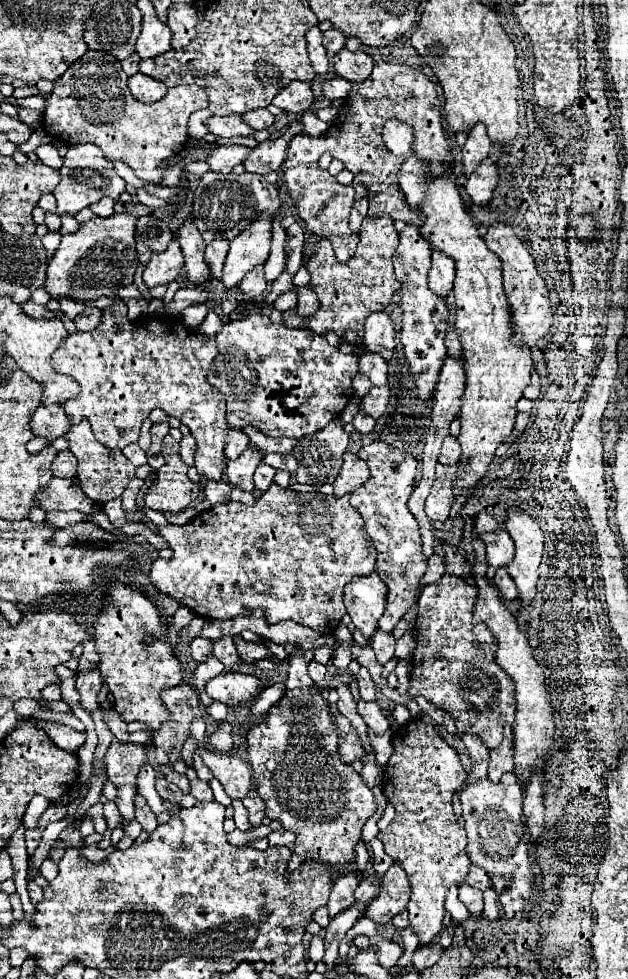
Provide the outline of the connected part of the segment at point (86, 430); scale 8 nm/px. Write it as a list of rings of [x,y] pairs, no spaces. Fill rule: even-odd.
[[[82,419],[82,423],[70,425],[70,431],[64,435],[66,441],[70,443],[70,451],[76,455],[78,459],[78,481],[84,489],[84,493],[94,499],[96,503],[106,503],[108,499],[120,497],[122,491],[126,489],[126,485],[132,481],[136,467],[124,457],[124,453],[120,449],[112,451],[108,447],[104,447],[102,443],[98,443],[98,439],[94,439],[92,427],[90,423],[86,423],[86,419]]]

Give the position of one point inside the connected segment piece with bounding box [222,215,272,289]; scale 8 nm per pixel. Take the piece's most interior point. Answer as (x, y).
(250, 249)

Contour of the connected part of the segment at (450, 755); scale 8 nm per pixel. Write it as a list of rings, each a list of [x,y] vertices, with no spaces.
[[[420,717],[412,719],[402,729],[398,729],[392,739],[392,745],[394,753],[384,769],[384,793],[396,809],[396,817],[386,831],[378,833],[378,839],[384,843],[386,853],[394,861],[398,861],[408,873],[408,881],[412,887],[412,897],[408,901],[410,925],[418,933],[420,945],[426,945],[442,929],[442,917],[446,913],[444,899],[448,889],[452,885],[460,885],[462,881],[466,881],[472,867],[466,855],[466,831],[458,825],[458,819],[452,811],[452,795],[466,781],[466,769],[462,767],[458,753],[436,733],[431,724],[427,725],[424,721],[420,721]]]

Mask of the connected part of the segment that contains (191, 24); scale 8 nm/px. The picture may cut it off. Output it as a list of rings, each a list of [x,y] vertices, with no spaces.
[[[172,3],[168,9],[168,21],[172,31],[172,47],[186,49],[194,35],[198,23],[198,11],[194,11],[192,3]]]

